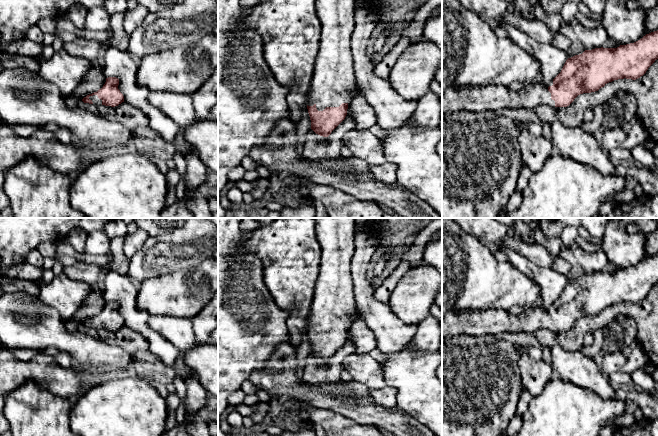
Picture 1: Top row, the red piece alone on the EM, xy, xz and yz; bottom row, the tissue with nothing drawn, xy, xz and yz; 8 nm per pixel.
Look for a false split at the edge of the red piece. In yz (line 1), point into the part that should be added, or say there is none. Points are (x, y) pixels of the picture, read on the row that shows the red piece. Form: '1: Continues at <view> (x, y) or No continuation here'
1: Continues at yz (474, 98)

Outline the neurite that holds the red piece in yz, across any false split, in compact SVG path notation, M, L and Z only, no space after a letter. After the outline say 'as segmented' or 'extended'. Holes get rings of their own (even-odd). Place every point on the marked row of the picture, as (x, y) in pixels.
M658 30L646 34L634 43L620 45L617 48L601 47L585 50L582 54L568 58L561 72L553 79L553 85L549 87L536 81L524 84L523 88L518 91L513 91L502 84L442 88L442 113L485 110L499 112L502 109L534 109L540 105L567 107L578 95L598 91L614 80L640 78L657 59Z | extended

